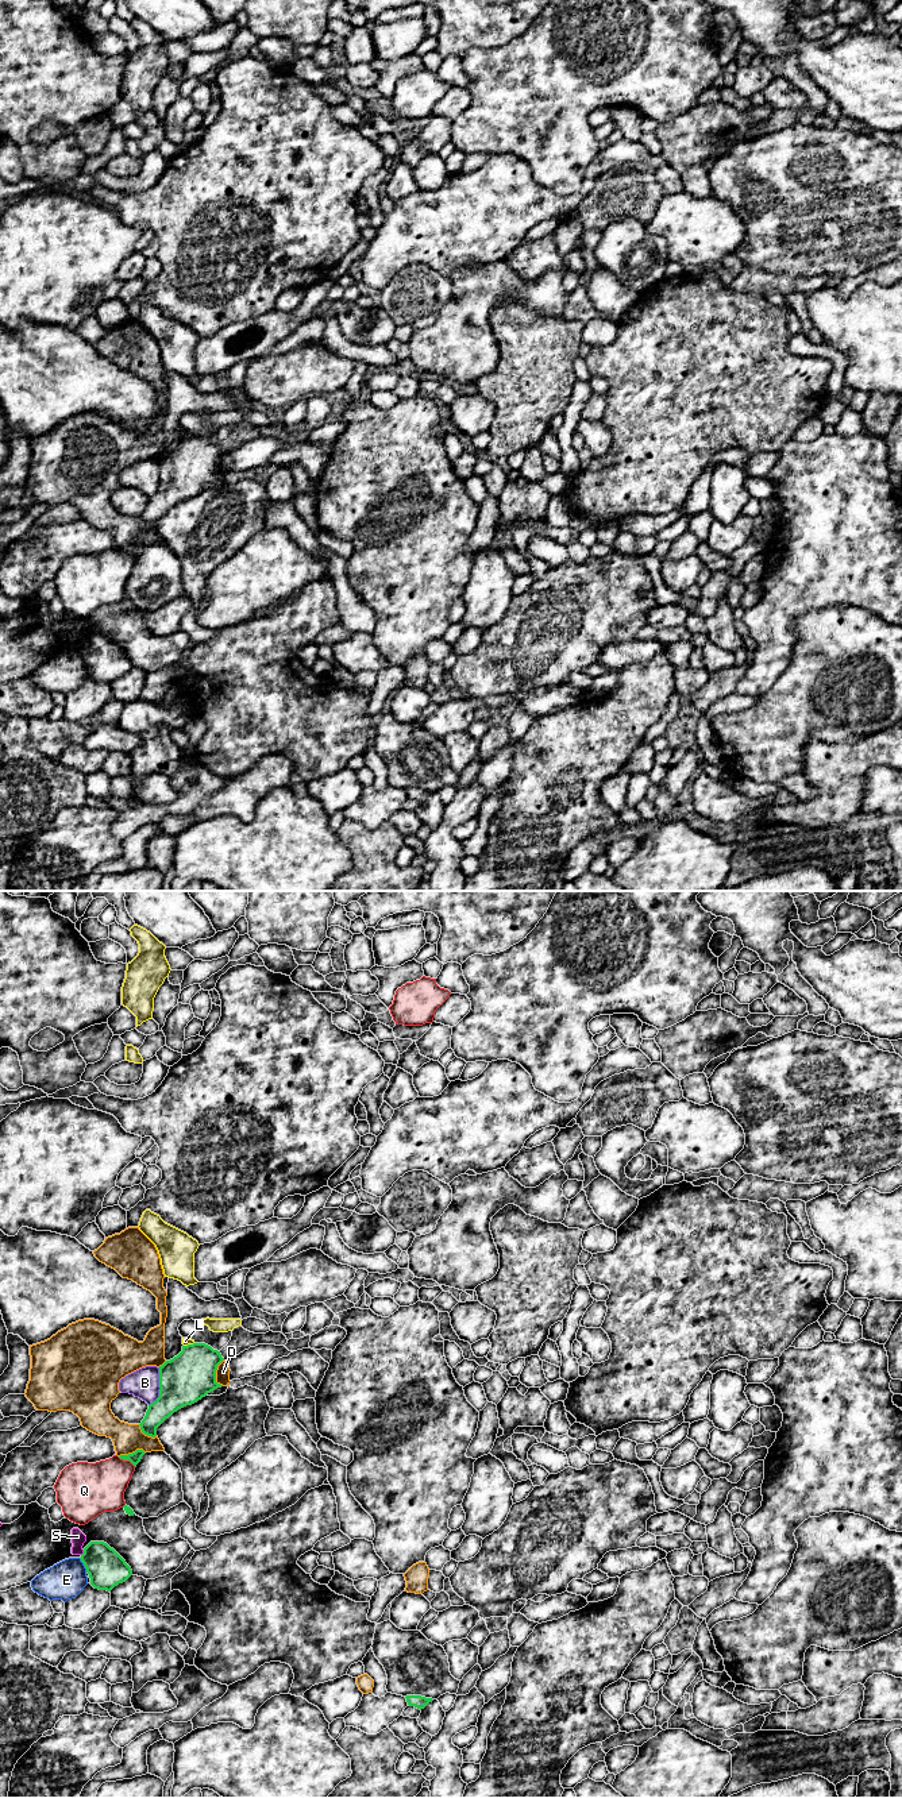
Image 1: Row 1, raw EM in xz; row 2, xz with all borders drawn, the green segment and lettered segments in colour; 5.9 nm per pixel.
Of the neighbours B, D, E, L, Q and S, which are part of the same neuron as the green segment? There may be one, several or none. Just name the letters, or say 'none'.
L

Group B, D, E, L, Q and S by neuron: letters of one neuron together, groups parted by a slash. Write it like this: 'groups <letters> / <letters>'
groups B / D / E / L / Q / S

